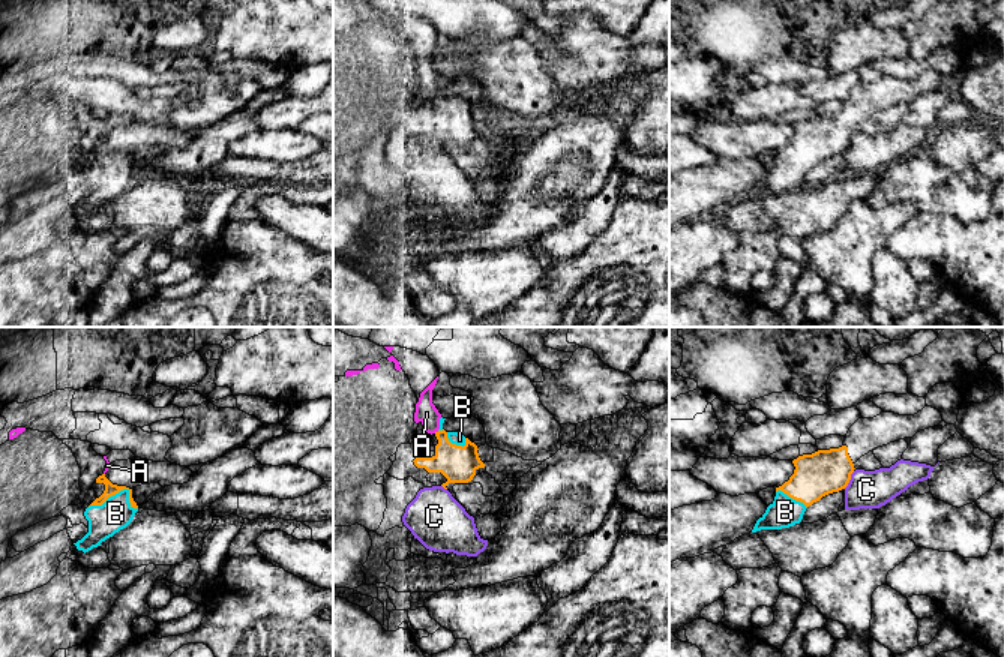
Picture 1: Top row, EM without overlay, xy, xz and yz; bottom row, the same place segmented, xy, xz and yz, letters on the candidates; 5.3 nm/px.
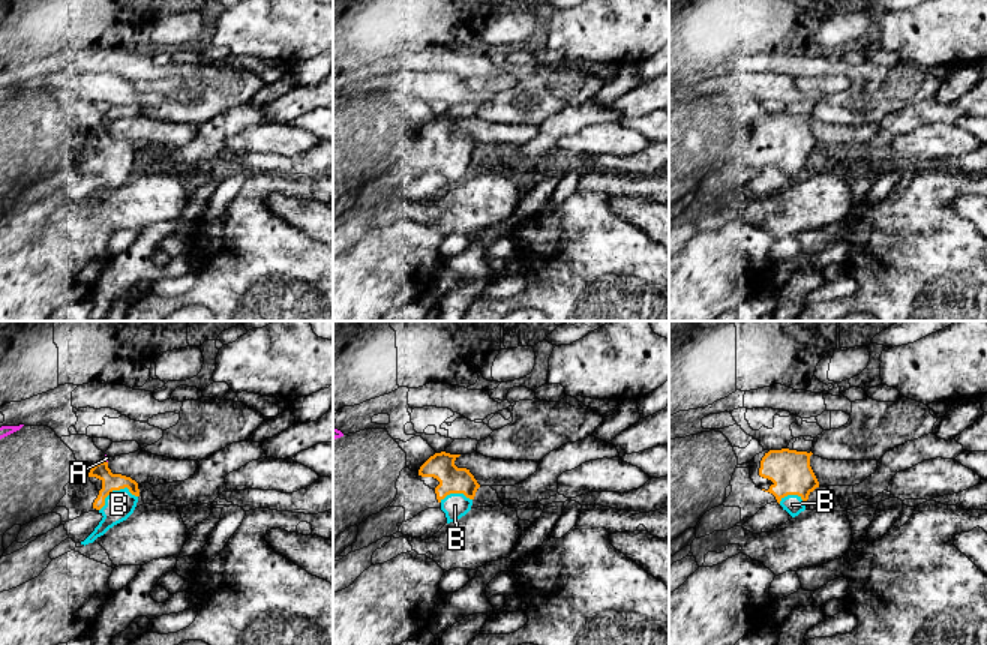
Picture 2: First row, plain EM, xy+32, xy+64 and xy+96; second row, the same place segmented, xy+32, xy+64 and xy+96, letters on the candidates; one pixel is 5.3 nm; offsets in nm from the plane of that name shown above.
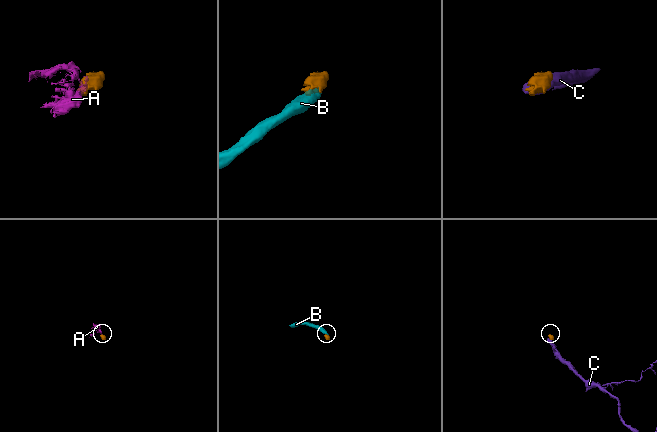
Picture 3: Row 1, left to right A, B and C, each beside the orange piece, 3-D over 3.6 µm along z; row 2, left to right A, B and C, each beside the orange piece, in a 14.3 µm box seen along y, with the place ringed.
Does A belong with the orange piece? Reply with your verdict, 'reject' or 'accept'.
reject

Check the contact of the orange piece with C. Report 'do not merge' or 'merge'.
do not merge

